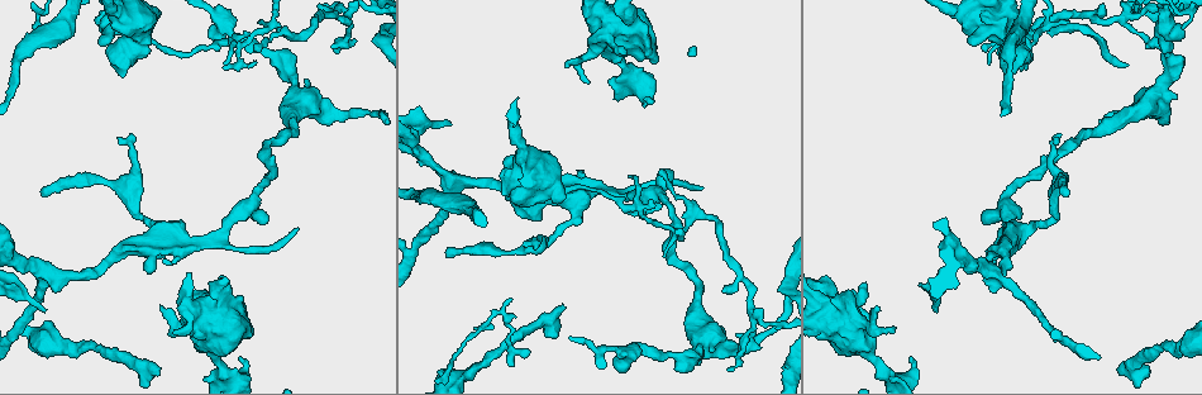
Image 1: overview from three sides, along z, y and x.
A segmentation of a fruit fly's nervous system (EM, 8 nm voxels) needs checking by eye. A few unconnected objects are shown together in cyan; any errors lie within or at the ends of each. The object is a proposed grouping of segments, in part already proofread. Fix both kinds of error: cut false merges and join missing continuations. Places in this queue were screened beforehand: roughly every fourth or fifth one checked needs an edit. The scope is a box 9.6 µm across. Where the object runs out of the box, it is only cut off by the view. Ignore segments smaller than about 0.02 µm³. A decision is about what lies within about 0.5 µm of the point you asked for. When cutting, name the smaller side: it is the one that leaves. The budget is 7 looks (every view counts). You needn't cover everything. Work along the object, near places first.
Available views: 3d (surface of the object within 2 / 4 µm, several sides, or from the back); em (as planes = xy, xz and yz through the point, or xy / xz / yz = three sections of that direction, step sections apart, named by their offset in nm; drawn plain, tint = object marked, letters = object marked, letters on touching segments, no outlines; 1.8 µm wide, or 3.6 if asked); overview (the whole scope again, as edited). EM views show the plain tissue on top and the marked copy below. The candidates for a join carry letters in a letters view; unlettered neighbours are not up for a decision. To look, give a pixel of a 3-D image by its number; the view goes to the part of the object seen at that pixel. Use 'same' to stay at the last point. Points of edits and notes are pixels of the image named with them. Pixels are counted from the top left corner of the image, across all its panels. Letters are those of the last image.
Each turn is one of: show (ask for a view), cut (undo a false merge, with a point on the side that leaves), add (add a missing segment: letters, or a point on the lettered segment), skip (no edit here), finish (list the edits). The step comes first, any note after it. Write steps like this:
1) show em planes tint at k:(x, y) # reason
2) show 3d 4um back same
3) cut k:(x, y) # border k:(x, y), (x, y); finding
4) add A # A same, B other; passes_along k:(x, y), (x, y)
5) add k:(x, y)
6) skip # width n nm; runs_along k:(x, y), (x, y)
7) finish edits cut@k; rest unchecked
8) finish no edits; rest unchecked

show em planes letters at 1:(669, 211) # a narrow waist

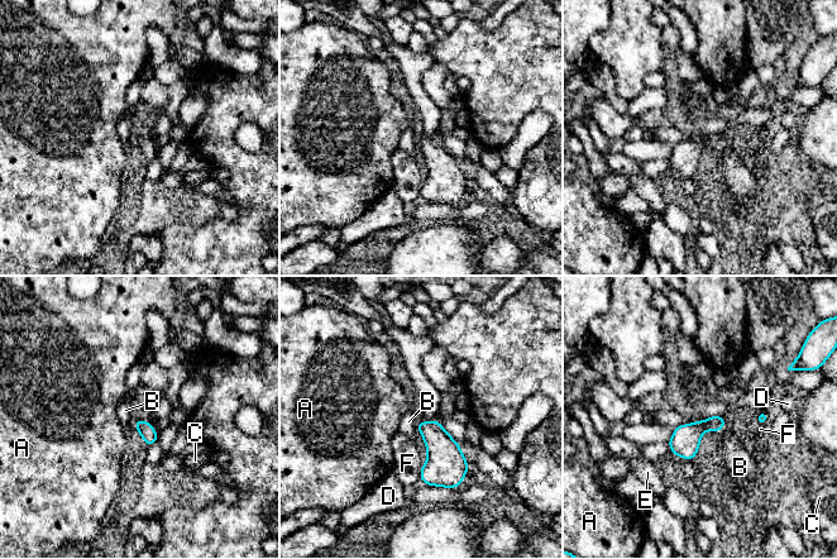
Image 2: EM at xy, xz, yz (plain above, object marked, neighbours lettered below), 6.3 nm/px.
skip # longest_contact F 100 nm; A other, B other, C other, D other, E other, F other; all the same cell

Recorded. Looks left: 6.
show em yz step 4 tint at 1:(242, 357) # branch stops here

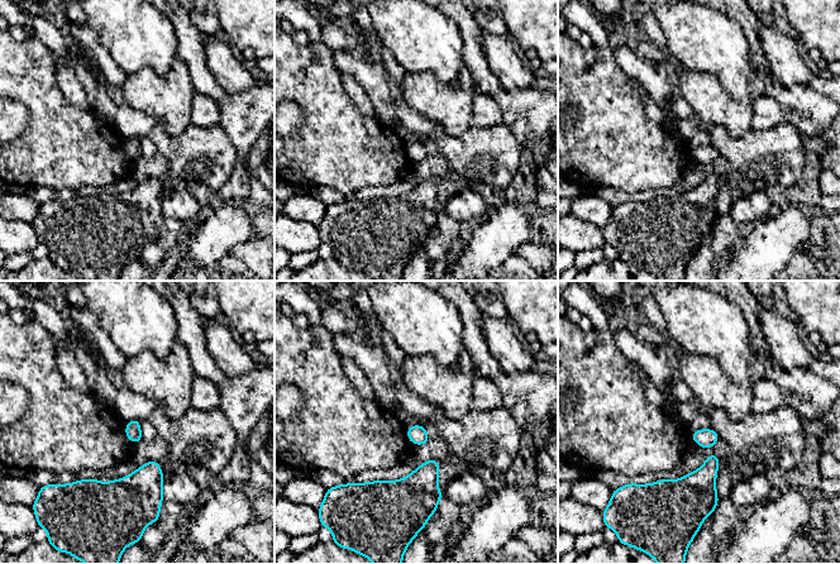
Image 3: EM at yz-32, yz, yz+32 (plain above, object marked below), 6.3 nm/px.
show em planes letters same

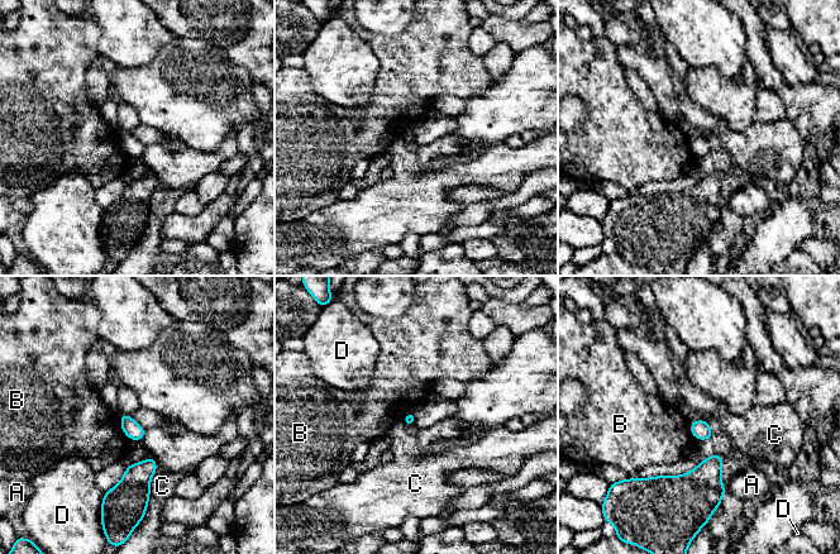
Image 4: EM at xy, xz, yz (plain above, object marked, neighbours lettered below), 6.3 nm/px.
skip # A other, B other, C other, D other; border 4:(119, 415), (122, 430), (130, 439); no lettered segment goes on from it

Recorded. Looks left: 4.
show 3d 4um at 1:(448, 255) # free end

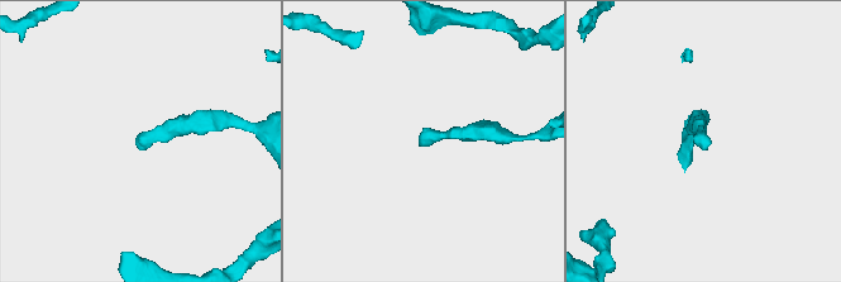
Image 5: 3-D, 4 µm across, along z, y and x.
show em planes tint at 5:(139, 142)

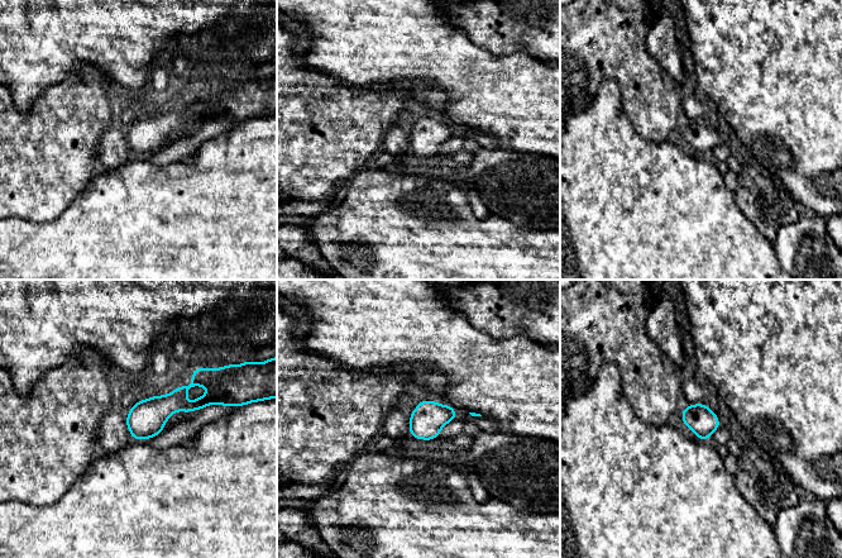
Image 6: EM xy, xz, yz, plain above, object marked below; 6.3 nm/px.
show em planes letters same

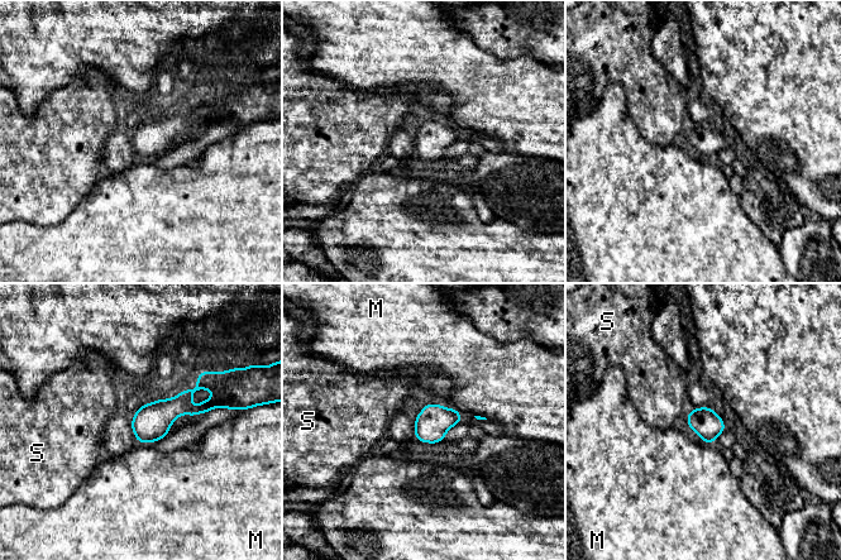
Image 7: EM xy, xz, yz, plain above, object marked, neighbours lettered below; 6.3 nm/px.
skip # M other, S other; no lettered segment goes on from it

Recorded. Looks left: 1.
finish no edits; rest unchecked

